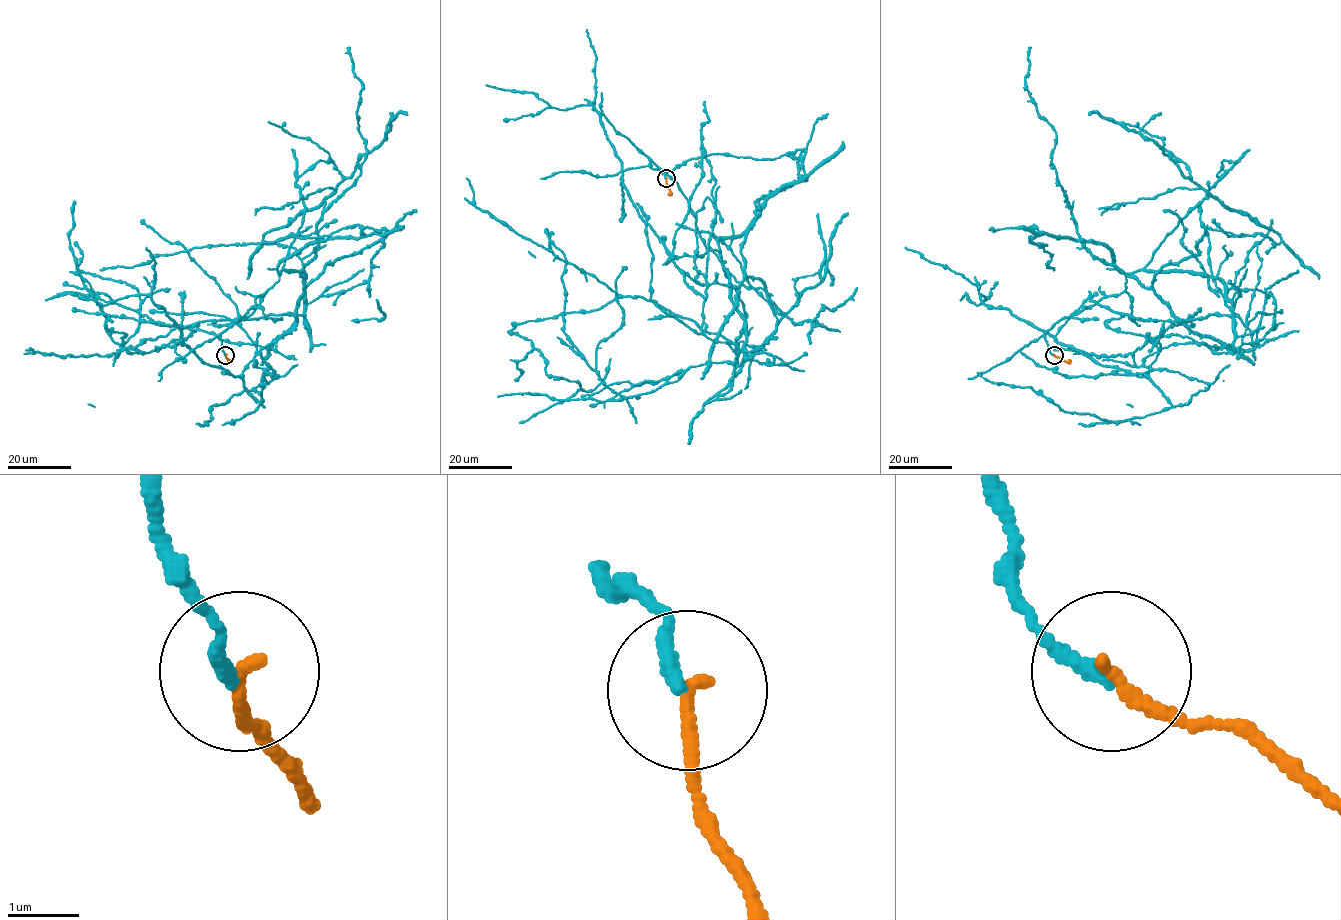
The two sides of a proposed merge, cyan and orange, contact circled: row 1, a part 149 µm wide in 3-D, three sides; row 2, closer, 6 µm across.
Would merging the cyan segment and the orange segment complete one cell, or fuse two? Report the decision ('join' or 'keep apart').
join

